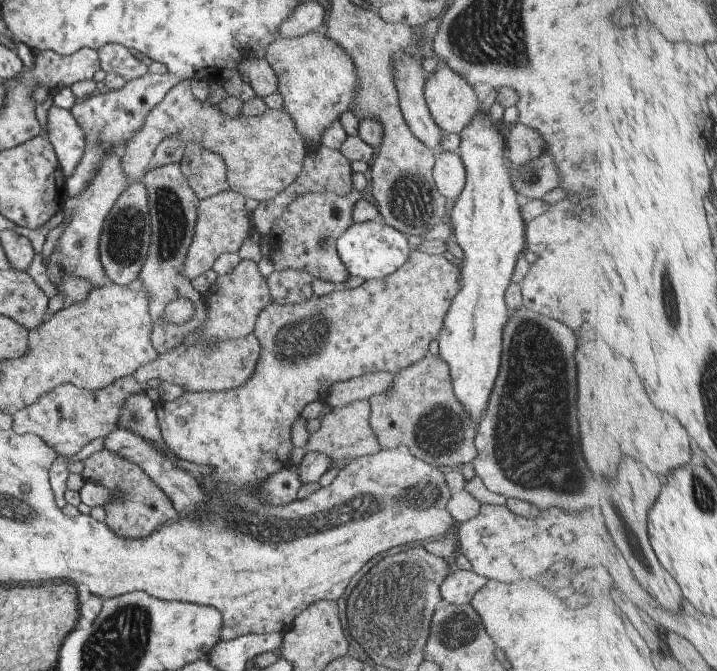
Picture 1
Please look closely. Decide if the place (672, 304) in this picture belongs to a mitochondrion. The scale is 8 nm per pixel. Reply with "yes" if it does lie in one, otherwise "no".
yes

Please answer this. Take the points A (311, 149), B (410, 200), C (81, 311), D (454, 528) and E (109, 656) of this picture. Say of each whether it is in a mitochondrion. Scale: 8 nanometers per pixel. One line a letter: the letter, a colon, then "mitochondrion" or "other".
A: other
B: mitochondrion
C: other
D: other
E: mitochondrion

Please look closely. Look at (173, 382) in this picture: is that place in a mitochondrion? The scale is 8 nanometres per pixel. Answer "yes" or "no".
no

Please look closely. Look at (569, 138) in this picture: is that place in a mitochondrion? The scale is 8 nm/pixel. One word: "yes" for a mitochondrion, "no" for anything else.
no

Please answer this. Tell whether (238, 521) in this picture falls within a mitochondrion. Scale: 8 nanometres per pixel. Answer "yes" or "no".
yes

